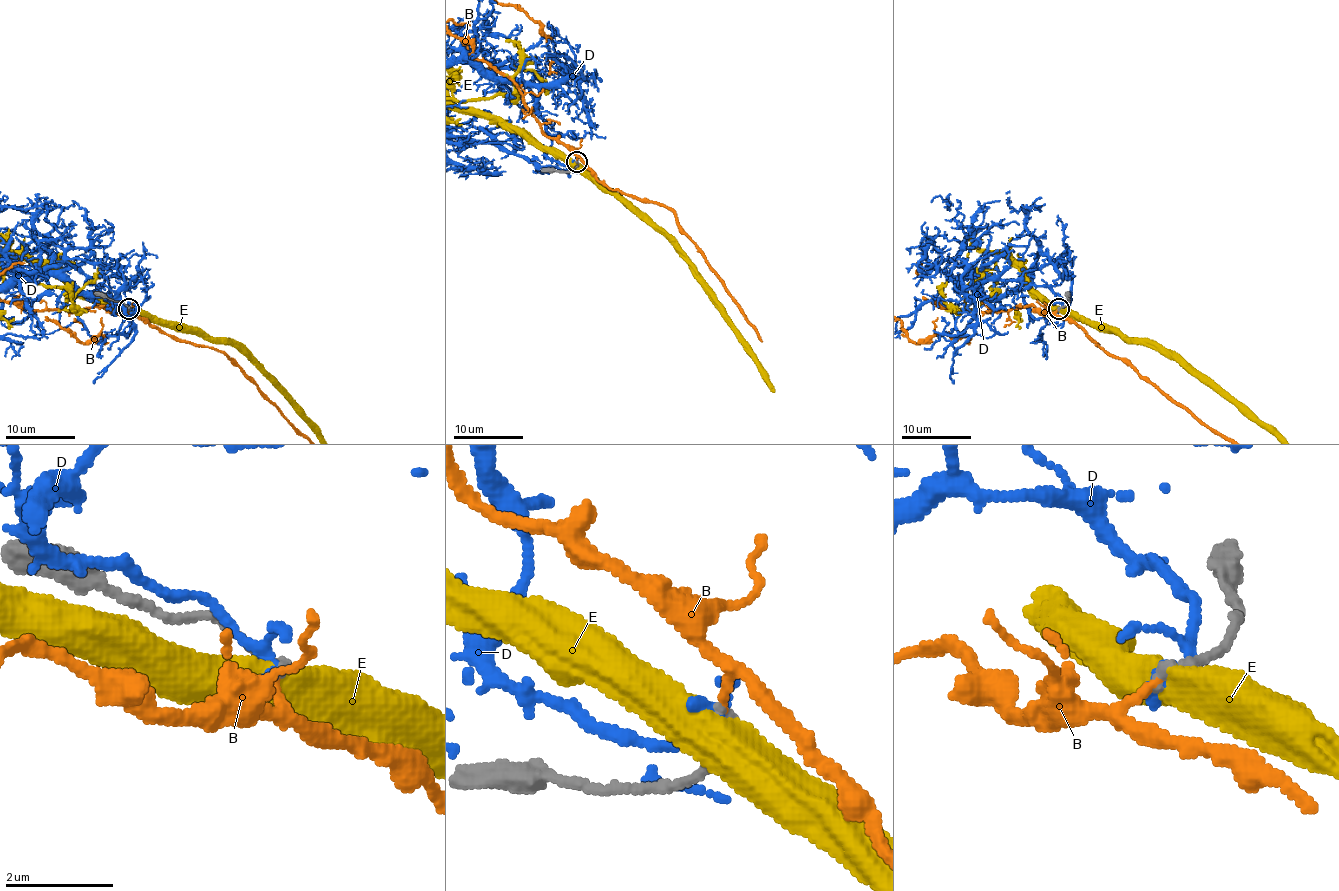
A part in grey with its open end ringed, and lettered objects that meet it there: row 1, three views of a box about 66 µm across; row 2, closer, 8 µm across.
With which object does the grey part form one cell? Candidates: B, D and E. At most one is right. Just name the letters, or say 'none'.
B

